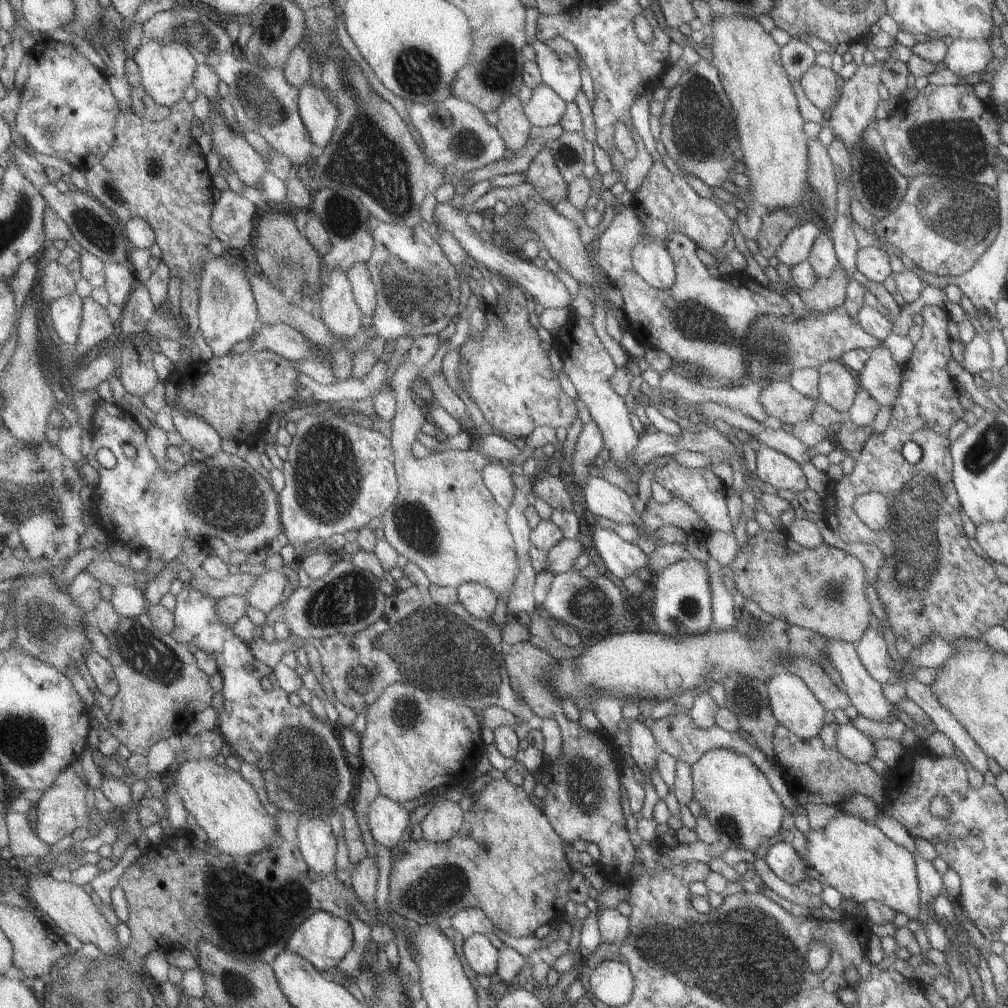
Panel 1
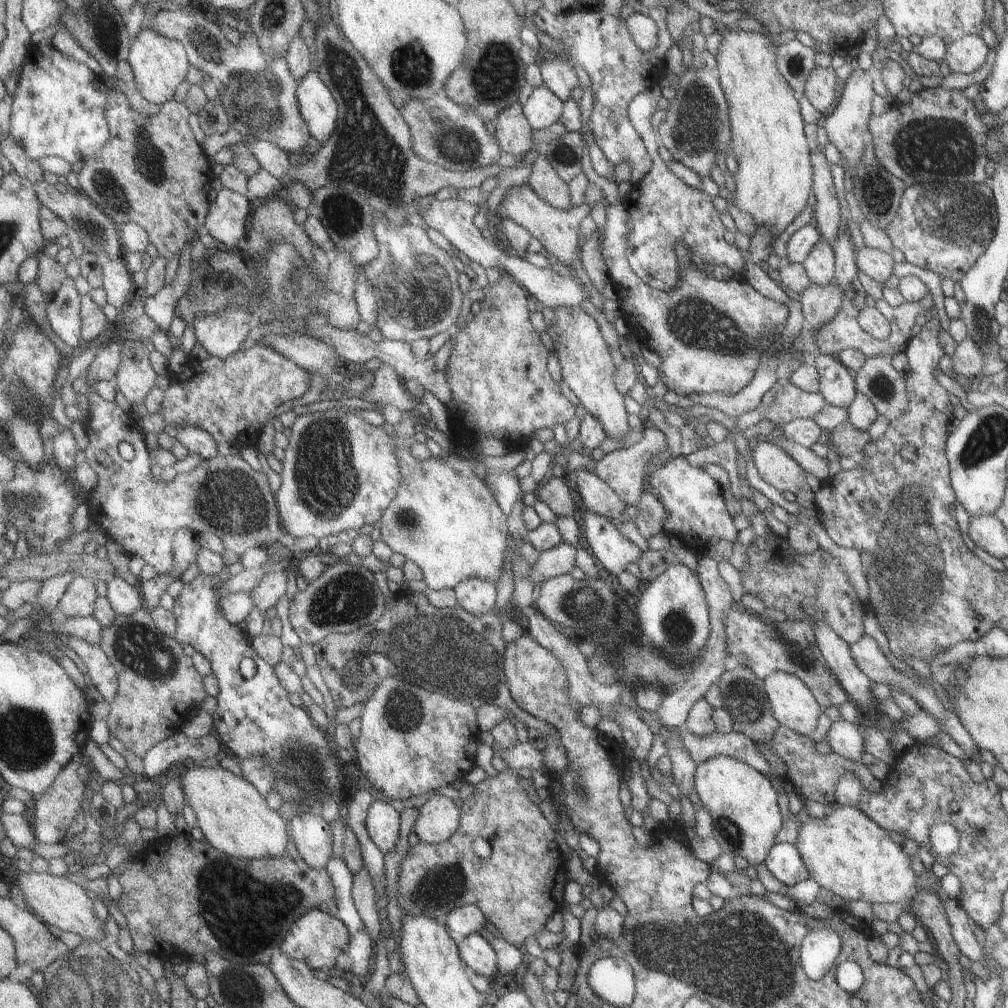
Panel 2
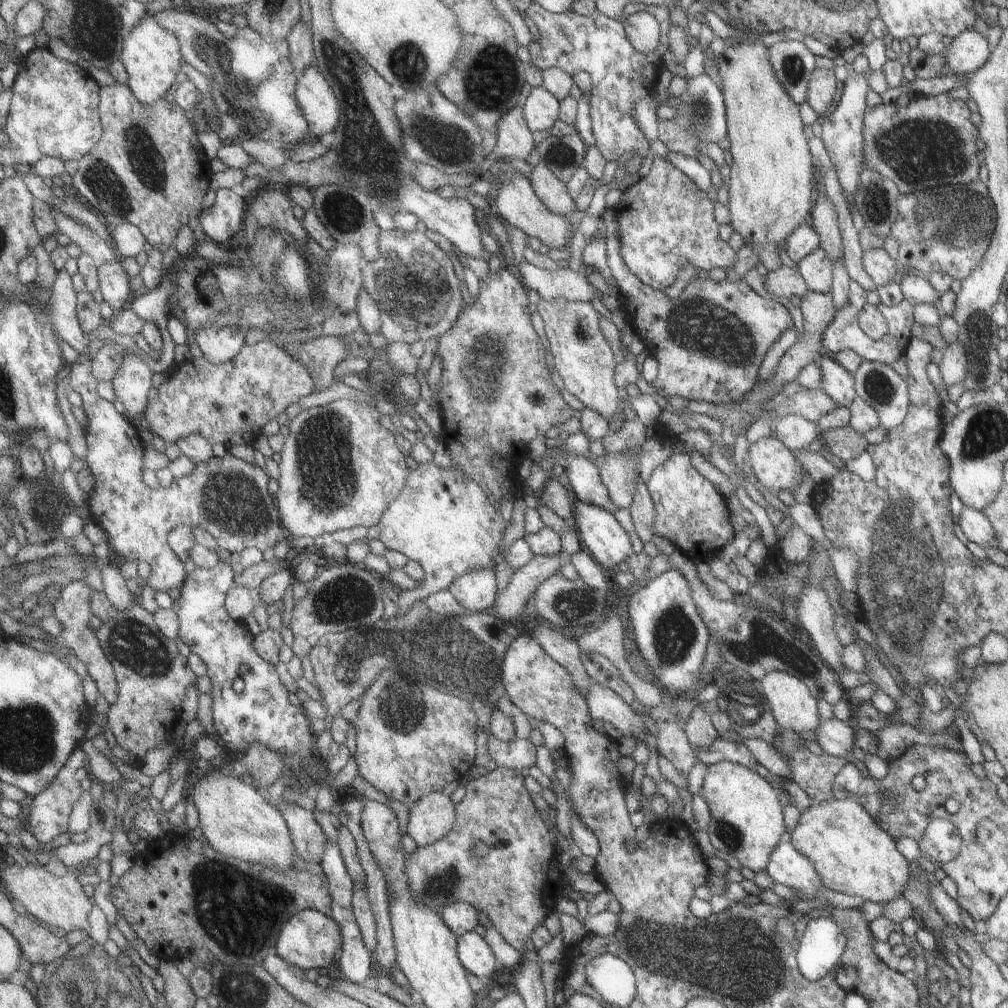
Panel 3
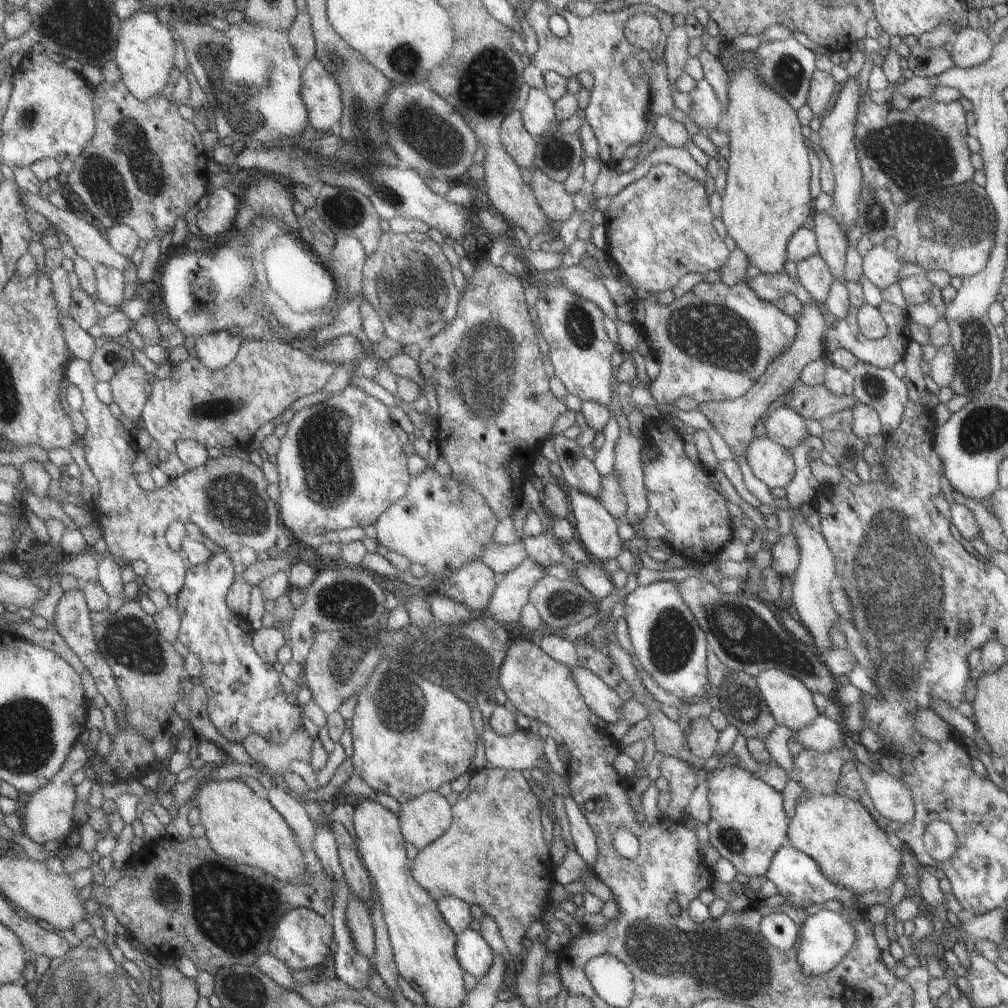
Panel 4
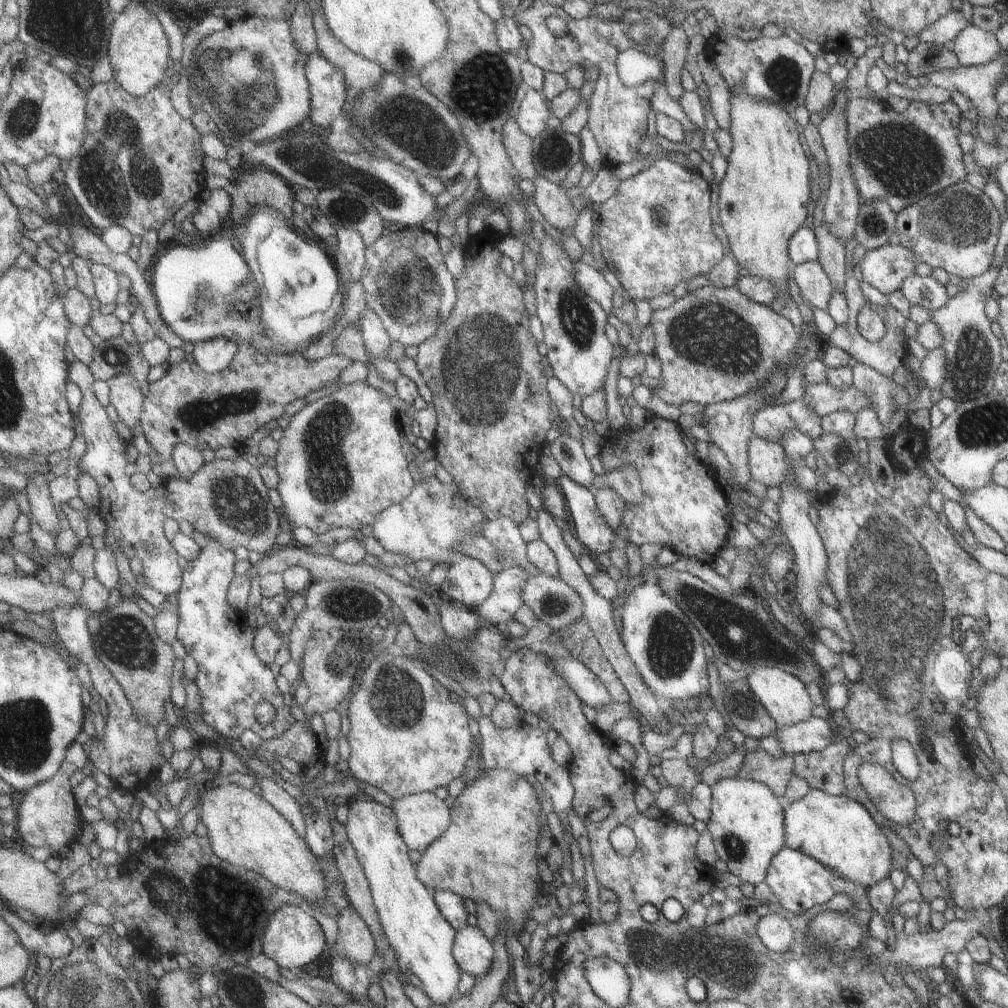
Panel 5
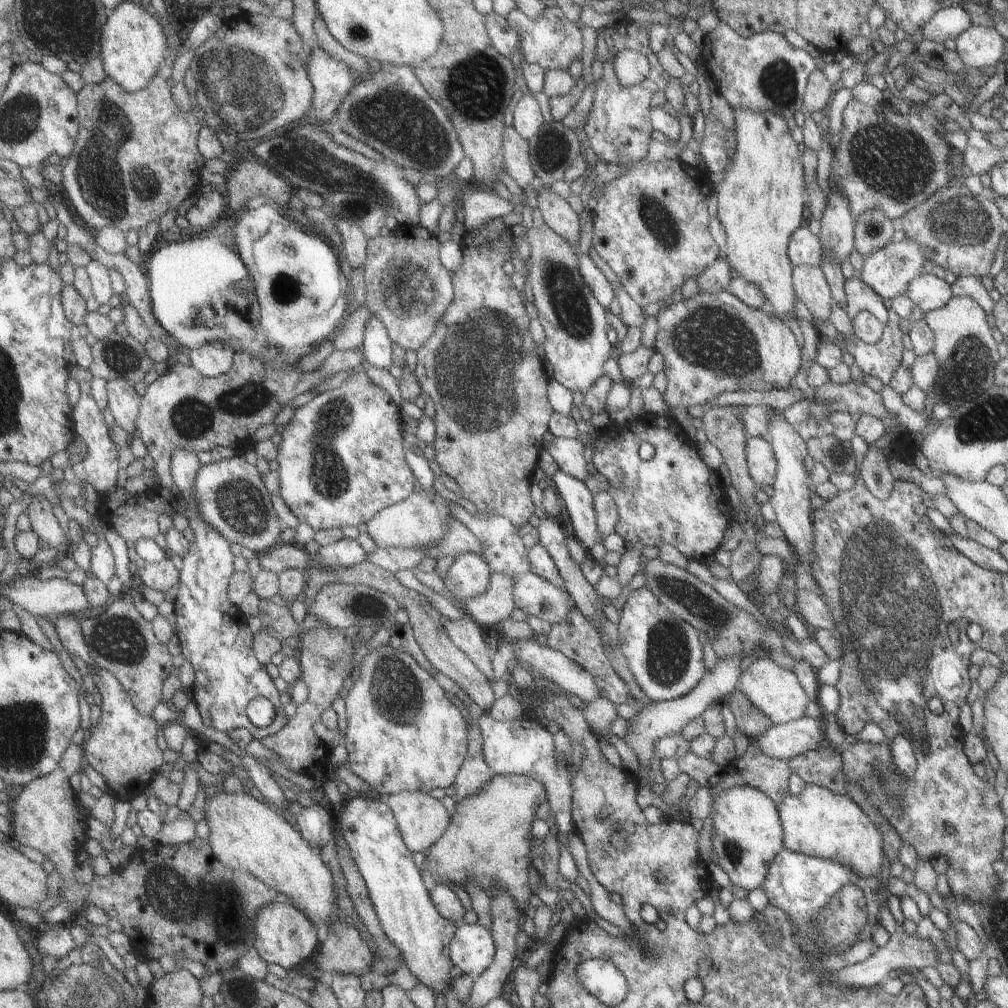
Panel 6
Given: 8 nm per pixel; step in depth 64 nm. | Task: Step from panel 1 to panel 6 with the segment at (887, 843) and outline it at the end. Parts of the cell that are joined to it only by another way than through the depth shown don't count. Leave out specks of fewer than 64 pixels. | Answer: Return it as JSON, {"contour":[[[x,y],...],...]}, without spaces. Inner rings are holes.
{"contour":[[[805,783],[799,794],[787,792],[775,808],[781,824],[782,849],[801,855],[847,862],[851,864],[851,870],[859,876],[880,874],[884,854],[881,834],[847,794],[835,794],[823,786]]]}

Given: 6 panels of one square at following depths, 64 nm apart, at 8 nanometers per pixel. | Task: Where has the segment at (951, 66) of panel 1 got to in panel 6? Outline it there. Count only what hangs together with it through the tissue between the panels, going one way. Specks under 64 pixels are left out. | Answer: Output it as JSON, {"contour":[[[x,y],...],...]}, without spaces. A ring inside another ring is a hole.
{"contour":[[[971,25],[955,39],[955,50],[965,67],[994,67],[1001,58],[1004,39],[993,30],[982,25]]]}

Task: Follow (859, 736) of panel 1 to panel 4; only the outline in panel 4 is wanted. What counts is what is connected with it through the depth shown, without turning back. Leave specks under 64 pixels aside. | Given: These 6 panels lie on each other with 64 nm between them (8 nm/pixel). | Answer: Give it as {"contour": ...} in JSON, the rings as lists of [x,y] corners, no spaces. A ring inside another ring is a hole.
{"contour":[[[822,715],[815,716],[815,720],[799,730],[791,730],[791,738],[799,744],[803,750],[815,750],[827,752],[831,748],[844,746],[845,731],[842,726]]]}

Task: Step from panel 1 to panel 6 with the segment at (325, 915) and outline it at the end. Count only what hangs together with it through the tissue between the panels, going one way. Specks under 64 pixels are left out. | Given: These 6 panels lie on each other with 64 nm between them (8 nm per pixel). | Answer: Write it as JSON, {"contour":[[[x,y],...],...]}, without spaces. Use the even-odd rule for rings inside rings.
{"contour":[[[277,899],[255,914],[255,950],[267,964],[279,964],[291,973],[295,966],[299,966],[303,960],[307,960],[317,948],[317,928],[309,918],[305,918],[299,910],[288,900]]]}

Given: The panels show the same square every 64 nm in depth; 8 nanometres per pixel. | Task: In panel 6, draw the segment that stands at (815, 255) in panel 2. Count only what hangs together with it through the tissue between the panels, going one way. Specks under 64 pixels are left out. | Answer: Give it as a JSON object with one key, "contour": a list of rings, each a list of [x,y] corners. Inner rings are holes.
{"contour":[[[795,266],[791,270],[790,282],[794,298],[807,308],[813,323],[827,321],[833,302],[821,268]]]}

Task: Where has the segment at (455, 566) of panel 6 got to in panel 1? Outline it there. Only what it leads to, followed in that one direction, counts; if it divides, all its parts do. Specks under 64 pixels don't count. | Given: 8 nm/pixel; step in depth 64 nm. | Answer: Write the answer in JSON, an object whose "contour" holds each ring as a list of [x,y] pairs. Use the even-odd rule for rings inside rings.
{"contour":[[[465,582],[458,587],[459,602],[474,616],[474,618],[488,620],[495,610],[497,594],[483,584]]]}

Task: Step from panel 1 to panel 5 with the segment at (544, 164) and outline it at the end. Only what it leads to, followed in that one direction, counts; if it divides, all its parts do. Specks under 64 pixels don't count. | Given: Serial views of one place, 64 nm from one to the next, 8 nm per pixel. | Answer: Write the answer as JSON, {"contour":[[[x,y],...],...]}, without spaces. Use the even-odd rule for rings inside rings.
{"contour":[[[535,176],[533,180],[533,204],[545,221],[560,232],[572,231],[578,218],[567,194],[557,184]]]}

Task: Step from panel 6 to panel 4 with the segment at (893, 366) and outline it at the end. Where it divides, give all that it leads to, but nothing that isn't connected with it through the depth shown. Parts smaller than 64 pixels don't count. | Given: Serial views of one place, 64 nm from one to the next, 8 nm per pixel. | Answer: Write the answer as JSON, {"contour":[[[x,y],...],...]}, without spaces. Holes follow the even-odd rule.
{"contour":[[[847,280],[844,281],[844,286],[847,292],[847,298],[849,294],[847,314],[845,314],[845,317],[841,318],[841,320],[834,319],[831,326],[827,327],[823,332],[822,345],[824,349],[826,351],[836,349],[847,350],[847,352],[853,354],[859,362],[871,364],[871,366],[877,368],[892,369],[894,364],[902,359],[903,354],[905,354],[905,348],[907,348],[911,342],[907,334],[910,321],[908,320],[906,310],[901,310],[901,308],[889,304],[882,305],[882,320],[886,325],[885,335],[877,340],[869,340],[861,335],[861,332],[858,330],[858,325],[855,324],[855,314],[857,315],[859,308],[865,303],[860,284],[853,280]]]}

